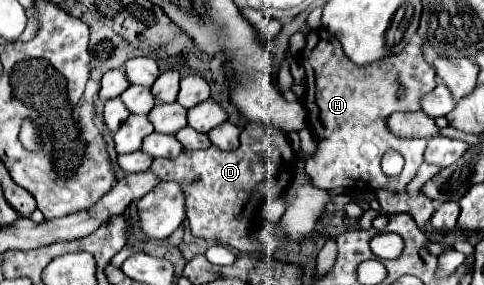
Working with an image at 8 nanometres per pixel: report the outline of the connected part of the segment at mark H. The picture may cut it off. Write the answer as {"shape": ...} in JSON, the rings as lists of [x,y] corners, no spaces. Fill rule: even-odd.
{"shape":[[[325,28],[311,30],[301,52],[305,68],[305,108],[309,112],[309,128],[319,138],[317,152],[305,162],[307,174],[319,188],[369,188],[407,192],[407,184],[415,178],[423,164],[427,140],[403,139],[387,132],[387,116],[395,110],[421,110],[419,100],[435,88],[435,70],[425,62],[421,46],[407,44],[403,52],[385,60],[357,66],[341,50],[341,44]],[[387,150],[395,150],[405,158],[399,176],[385,176],[381,158]]]}

